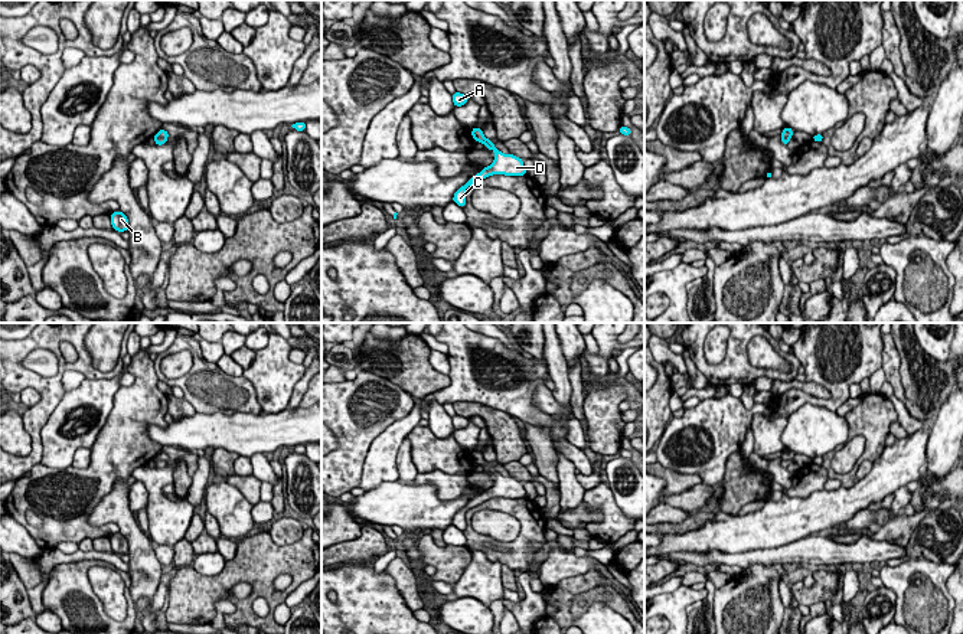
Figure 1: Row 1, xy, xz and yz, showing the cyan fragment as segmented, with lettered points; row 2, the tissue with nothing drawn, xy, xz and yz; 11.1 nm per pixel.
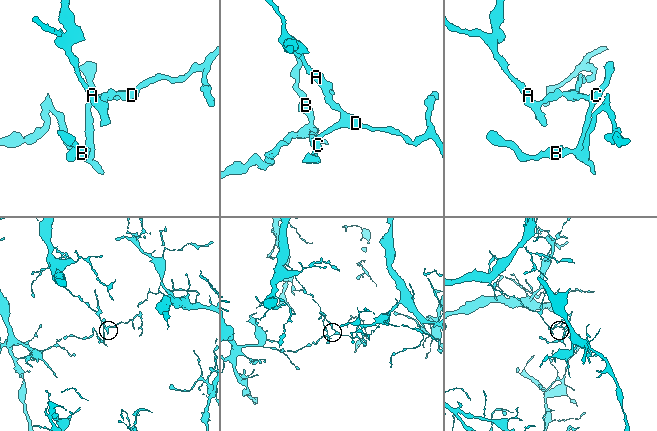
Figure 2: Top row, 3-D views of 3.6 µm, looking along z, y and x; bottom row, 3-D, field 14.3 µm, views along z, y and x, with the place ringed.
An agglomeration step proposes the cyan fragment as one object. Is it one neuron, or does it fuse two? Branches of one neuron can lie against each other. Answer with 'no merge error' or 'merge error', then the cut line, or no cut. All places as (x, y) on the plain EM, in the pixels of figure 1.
merge error; cut xz (486, 463), (485, 467), (487, 470)

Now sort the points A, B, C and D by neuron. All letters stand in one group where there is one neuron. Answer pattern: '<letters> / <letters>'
A / B C D

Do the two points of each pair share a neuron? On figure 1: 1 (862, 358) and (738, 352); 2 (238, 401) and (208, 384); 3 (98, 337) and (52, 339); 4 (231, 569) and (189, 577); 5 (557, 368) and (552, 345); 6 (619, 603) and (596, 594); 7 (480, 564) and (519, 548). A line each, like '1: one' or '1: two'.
1: two
2: one
3: two
4: one
5: one
6: one
7: two

